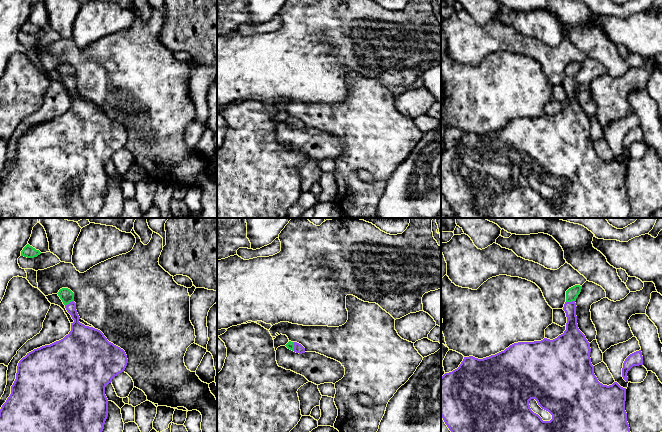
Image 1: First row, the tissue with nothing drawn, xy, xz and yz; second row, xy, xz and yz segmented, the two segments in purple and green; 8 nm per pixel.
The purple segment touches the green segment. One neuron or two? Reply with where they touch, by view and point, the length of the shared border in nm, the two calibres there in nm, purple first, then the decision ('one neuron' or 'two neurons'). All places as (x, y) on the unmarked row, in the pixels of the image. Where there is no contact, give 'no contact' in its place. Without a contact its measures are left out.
meets purple in xy at (70, 78); contact 80 nm long; 140 nm thick on the purple side, 110 nm on the other; one neuron

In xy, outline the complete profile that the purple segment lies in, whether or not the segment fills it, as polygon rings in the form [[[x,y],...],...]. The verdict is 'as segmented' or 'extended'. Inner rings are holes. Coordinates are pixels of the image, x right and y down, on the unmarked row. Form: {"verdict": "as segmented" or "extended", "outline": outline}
{"verdict": "extended", "outline": [[[62,64],[57,70],[65,81],[67,88],[74,96],[71,99],[71,107],[61,116],[27,129],[19,137],[16,155],[11,162],[11,170],[0,185],[0,218],[95,218],[104,205],[104,200],[108,192],[108,175],[105,171],[105,163],[112,158],[115,152],[124,148],[128,139],[127,131],[123,125],[109,118],[100,106],[85,102],[79,98],[80,93],[76,86],[74,69],[70,65]]]}

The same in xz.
{"verdict": "extended", "outline": [[[289,117],[285,122],[288,125],[290,125],[290,126],[296,128],[296,129],[299,129],[299,130],[305,129],[305,124],[297,118]]]}

